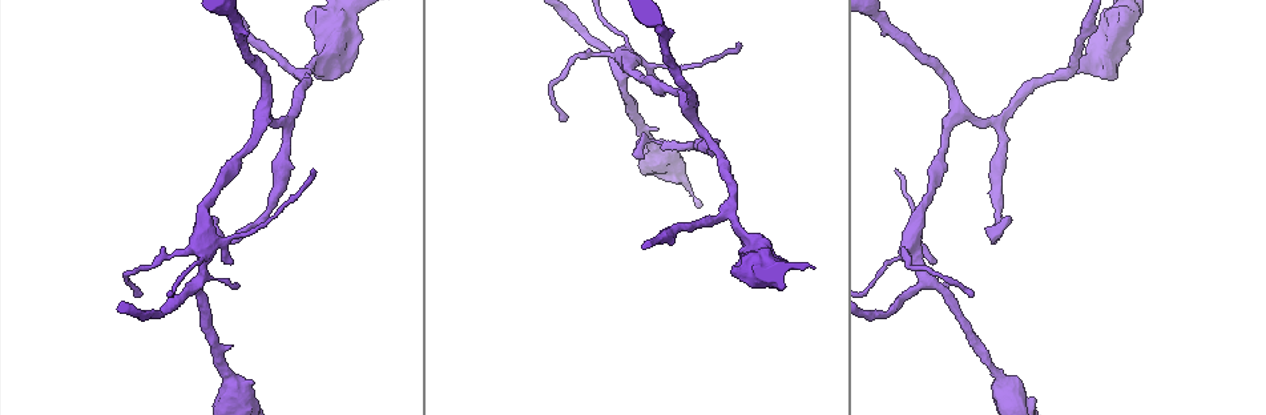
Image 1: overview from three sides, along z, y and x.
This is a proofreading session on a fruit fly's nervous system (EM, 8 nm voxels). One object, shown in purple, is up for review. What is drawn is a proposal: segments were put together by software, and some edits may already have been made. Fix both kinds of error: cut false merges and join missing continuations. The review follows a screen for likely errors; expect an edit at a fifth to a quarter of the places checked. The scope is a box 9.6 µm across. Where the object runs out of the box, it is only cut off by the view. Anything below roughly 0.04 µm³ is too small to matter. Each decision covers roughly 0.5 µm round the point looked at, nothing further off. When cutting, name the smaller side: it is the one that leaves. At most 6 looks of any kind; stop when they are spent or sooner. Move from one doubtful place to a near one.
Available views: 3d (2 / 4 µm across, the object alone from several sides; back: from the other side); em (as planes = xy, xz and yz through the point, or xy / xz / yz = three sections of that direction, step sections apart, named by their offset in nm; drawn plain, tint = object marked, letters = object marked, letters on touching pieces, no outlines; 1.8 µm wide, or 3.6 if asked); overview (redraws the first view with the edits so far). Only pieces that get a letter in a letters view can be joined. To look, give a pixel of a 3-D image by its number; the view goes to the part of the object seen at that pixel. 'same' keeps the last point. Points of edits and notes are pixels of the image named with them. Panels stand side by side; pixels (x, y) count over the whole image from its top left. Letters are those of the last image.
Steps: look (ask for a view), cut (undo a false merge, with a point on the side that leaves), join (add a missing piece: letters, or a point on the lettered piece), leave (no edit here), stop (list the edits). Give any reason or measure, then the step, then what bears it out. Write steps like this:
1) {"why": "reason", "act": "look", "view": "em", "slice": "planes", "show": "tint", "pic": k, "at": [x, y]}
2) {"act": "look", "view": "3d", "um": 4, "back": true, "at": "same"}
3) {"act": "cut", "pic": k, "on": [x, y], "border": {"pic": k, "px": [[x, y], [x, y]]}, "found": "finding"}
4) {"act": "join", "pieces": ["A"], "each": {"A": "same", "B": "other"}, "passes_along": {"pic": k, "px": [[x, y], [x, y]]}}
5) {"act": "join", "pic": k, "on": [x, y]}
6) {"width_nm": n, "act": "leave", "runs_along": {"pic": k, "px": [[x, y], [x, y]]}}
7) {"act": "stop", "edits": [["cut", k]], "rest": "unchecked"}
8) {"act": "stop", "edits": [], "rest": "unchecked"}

{"why": "thick turns thin", "act": "look", "view": "em", "slice": "planes", "show": "tint", "pic": 1, "at": [659, 30]}

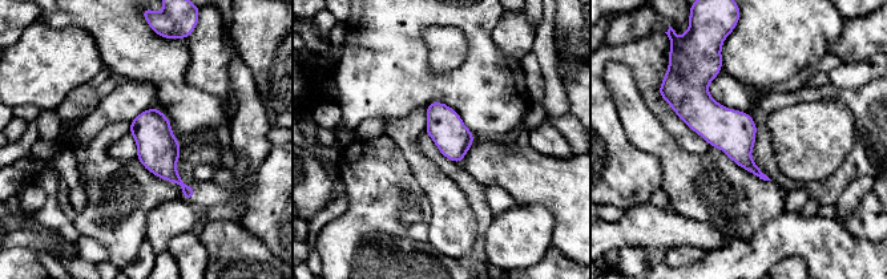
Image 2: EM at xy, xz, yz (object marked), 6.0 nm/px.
{"act": "look", "view": "em", "slice": "planes", "show": "letters", "at": "same"}

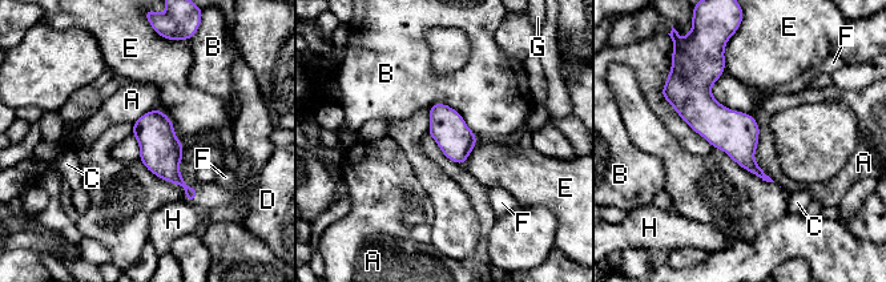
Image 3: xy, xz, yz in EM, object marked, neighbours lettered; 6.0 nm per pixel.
{"act": "join", "pieces": ["D"], "each": {"A": "other", "B": "other", "C": "other", "D": "same", "E": "other", "F": "other", "G": "other", "H": "other"}, "passes_along": {"pic": 3, "px": [[164, 161], [194, 189], [209, 194]]}, "found": "it goes on there"}

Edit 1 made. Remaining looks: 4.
{"act": "look", "view": "overview"}

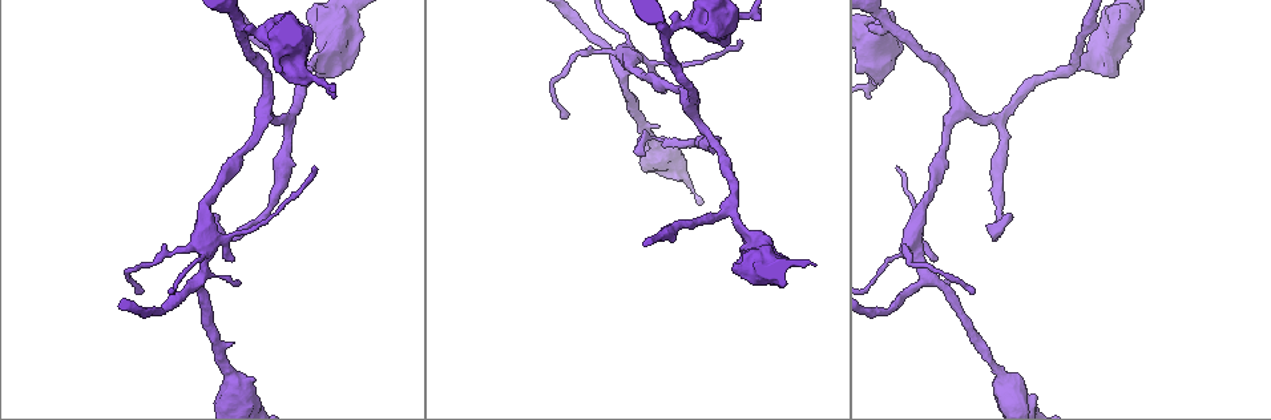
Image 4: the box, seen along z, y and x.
{"why": "tapers out", "act": "look", "view": "3d", "um": 4, "pic": 4, "at": [142, 293]}

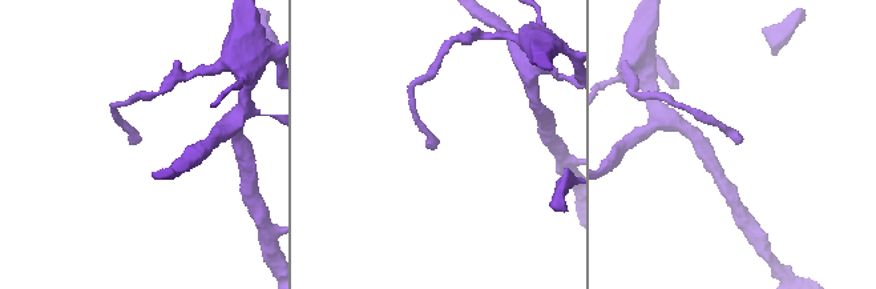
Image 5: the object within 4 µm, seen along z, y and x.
{"act": "look", "view": "em", "slice": "yz", "step": 16, "show": "tint", "pic": 5, "at": [436, 147]}

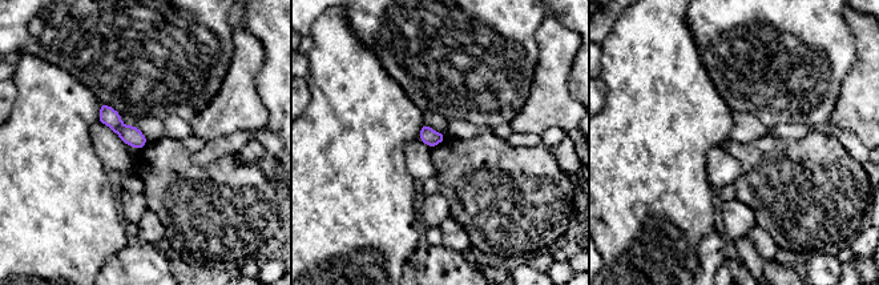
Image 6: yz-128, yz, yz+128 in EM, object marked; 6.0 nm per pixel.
{"why": "another direction", "act": "look", "view": "em", "slice": "planes", "show": "letters", "at": "same"}

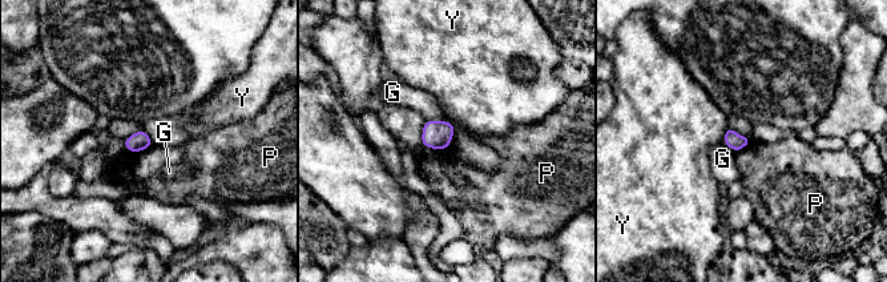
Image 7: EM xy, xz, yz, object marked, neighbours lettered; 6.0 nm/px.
{"width_nm": 100, "act": "leave", "each": {"G": "other", "P": "other", "Y": "other"}, "border": {"pic": 7, "px": [[153, 144], [142, 150], [125, 149]]}, "found": "none of them fits"}

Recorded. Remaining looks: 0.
{"act": "stop", "edits": [["join", 3]], "rest": "unchecked"}

